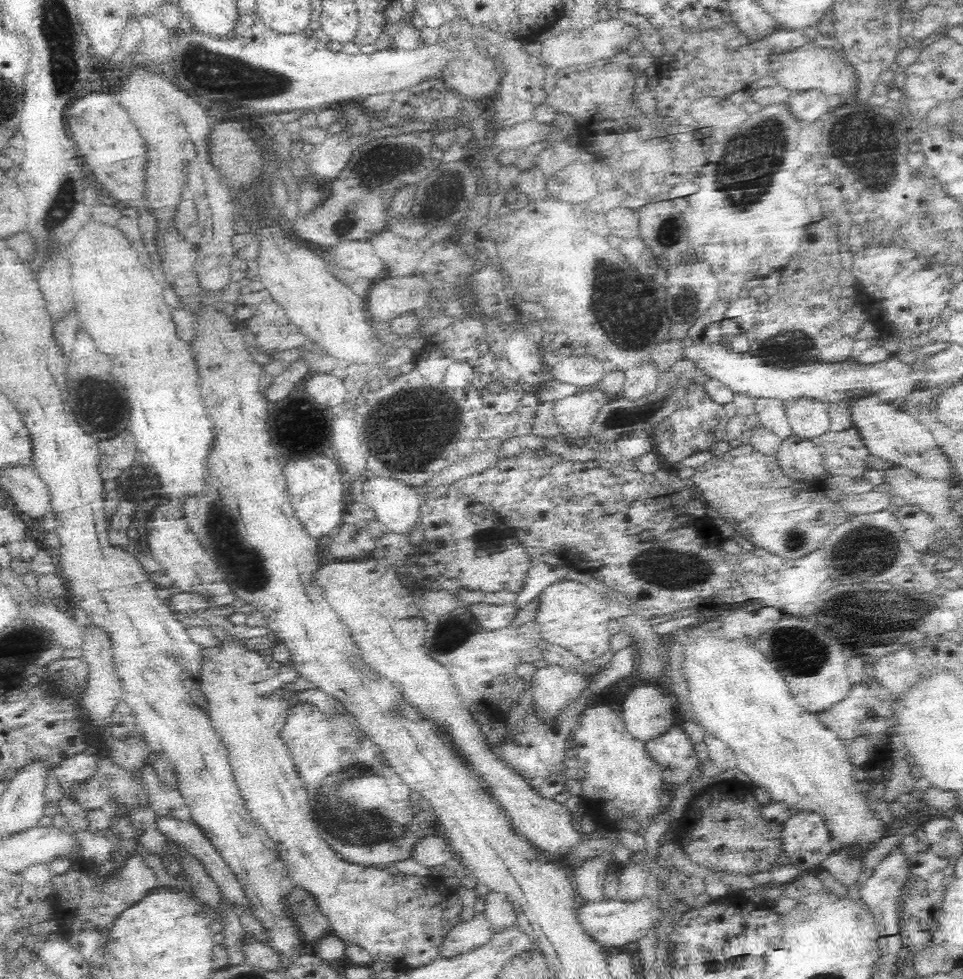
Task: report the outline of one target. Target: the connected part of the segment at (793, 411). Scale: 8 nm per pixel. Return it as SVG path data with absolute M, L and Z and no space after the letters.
M792 398L781 402L794 435L812 440L828 430L831 423L828 404L812 398Z

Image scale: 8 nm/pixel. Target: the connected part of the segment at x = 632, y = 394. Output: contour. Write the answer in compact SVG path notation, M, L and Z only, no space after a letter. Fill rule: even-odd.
M649 361L642 362L636 368L630 368L625 373L622 398L638 403L652 395L659 382L659 372Z

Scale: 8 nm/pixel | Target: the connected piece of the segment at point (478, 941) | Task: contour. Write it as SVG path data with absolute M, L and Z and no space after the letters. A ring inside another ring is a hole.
M477 912L470 919L452 928L446 936L443 947L440 948L440 956L452 958L465 955L490 941L496 931L491 930L491 924L487 922L484 914Z

